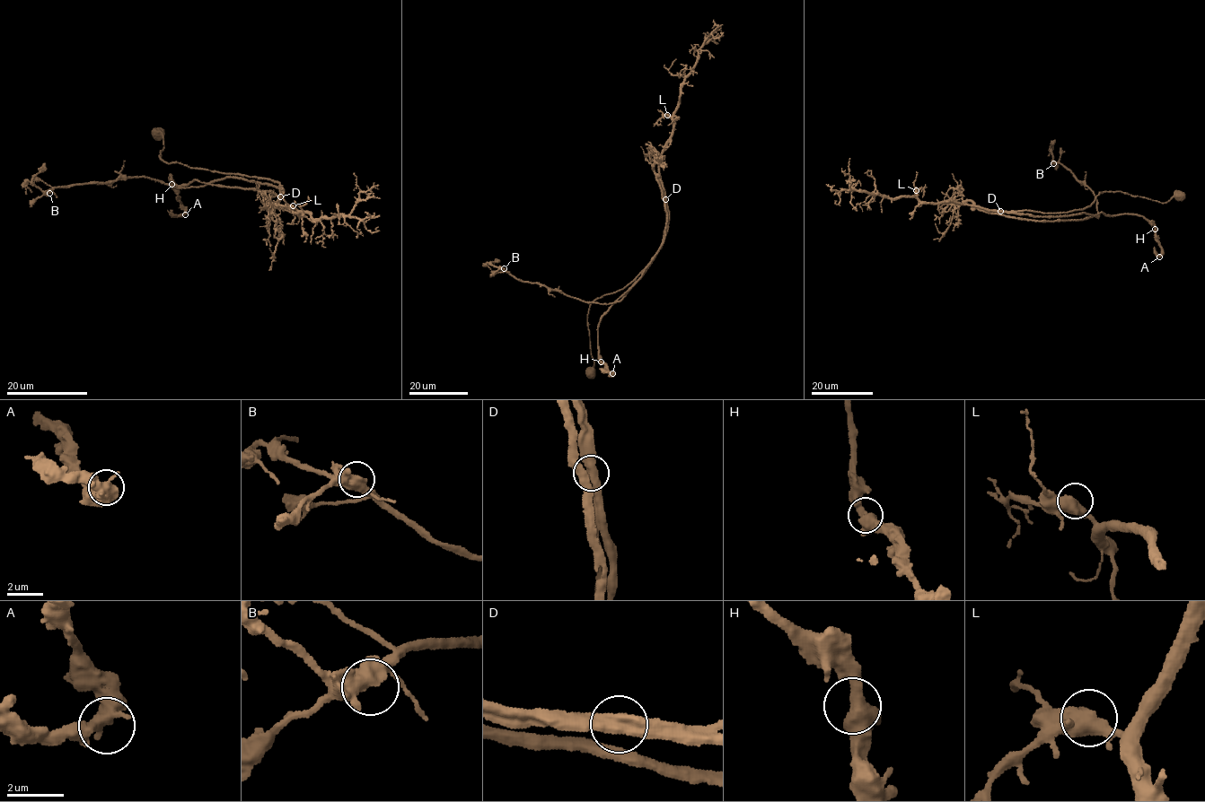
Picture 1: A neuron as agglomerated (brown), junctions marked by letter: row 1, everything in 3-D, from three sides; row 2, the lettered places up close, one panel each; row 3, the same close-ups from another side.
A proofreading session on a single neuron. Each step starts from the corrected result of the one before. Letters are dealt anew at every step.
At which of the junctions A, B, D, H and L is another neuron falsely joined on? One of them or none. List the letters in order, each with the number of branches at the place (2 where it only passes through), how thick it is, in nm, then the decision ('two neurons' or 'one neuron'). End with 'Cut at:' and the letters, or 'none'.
A: 2 branches meet; 550 nm thick; one neuron
B: 2 branches meet; 600 nm thick; one neuron
D: 2 branches meet; 500 nm thick; two neurons
H: 2 branches meet; 600 nm thick; one neuron
L: 2 branches meet; 550 nm thick; one neuron
Cut at: D

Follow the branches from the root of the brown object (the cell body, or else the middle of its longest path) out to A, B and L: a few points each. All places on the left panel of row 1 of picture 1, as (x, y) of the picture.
A: (159, 134), (164, 162), (279, 183), (271, 209), (272, 190), (180, 186), (171, 173), (185, 214)
B: (159, 134), (164, 162), (268, 178), (283, 189), (229, 176), (178, 187), (138, 177), (49, 193)
L: (159, 134), (164, 162), (268, 178), (279, 183), (282, 198), (275, 208), (299, 216), (293, 205)

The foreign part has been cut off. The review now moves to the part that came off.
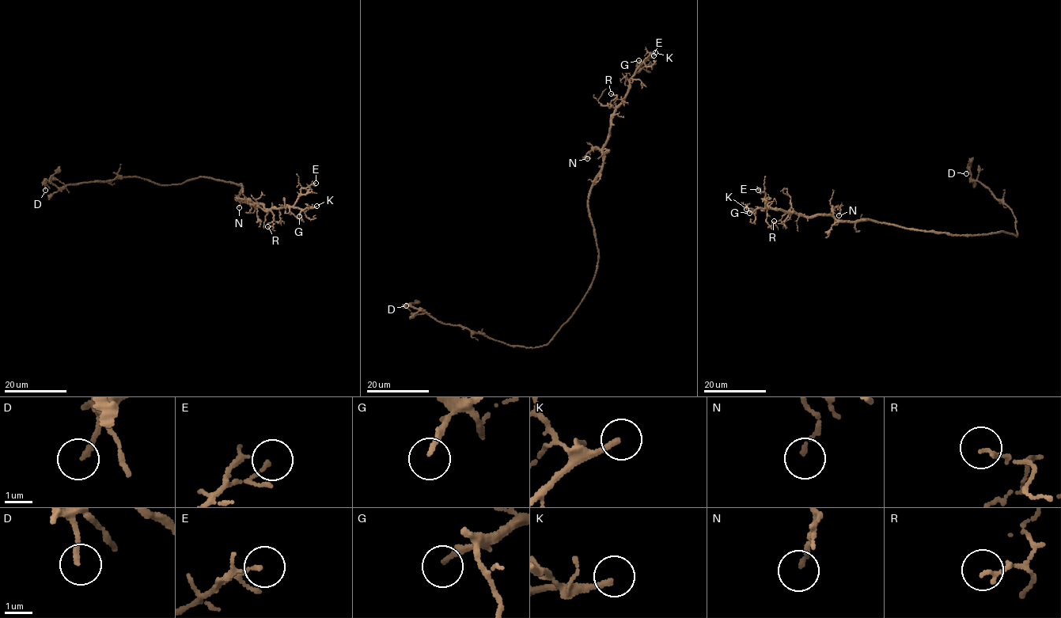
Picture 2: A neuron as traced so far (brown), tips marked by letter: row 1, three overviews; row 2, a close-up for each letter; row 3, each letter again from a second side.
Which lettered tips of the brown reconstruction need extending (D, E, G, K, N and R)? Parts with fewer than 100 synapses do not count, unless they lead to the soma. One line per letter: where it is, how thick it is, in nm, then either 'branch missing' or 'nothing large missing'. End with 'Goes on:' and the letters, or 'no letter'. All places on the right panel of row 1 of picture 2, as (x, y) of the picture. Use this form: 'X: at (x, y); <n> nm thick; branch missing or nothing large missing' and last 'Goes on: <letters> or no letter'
D: at (966, 173); 180 nm thick; nothing large missing
E: at (758, 190); 70 nm thick; nothing large missing
G: at (749, 213); 180 nm thick; nothing large missing
K: at (746, 209); 190 nm thick; branch missing
N: at (839, 215); 110 nm thick; nothing large missing
R: at (774, 221); 130 nm thick; nothing large missing
Goes on: K

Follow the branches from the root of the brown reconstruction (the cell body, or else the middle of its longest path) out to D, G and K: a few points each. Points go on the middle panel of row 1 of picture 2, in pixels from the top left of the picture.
D: (595, 273), (591, 287), (578, 307), (542, 346), (508, 345), (466, 327), (441, 324), (419, 309), (406, 305)
G: (595, 273), (598, 249), (588, 198), (601, 168), (610, 119), (627, 92), (630, 79), (641, 64), (638, 60)
K: (595, 273), (598, 249), (588, 198), (601, 168), (602, 149), (611, 115), (635, 70), (655, 52)

